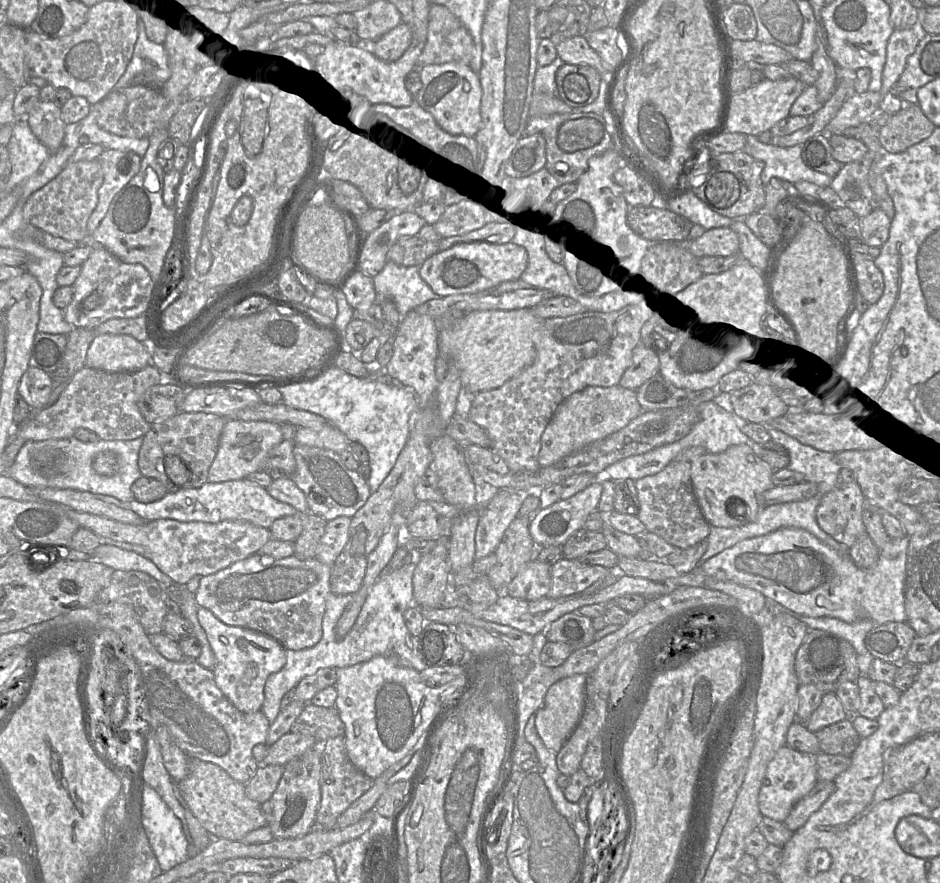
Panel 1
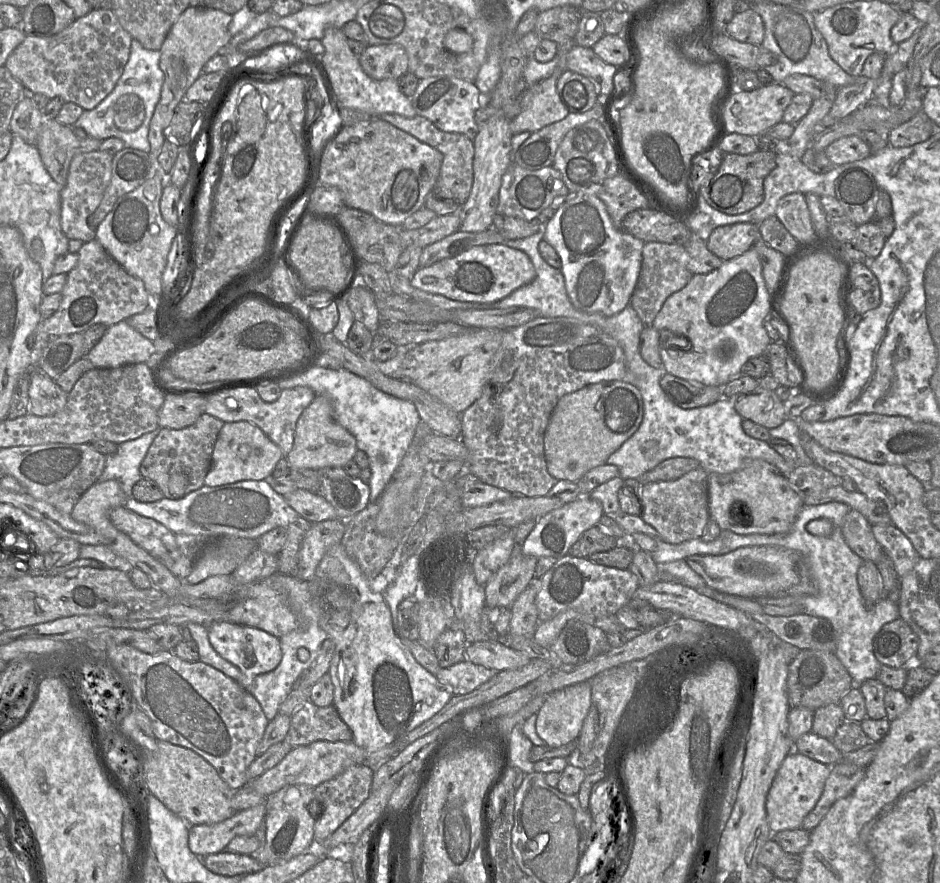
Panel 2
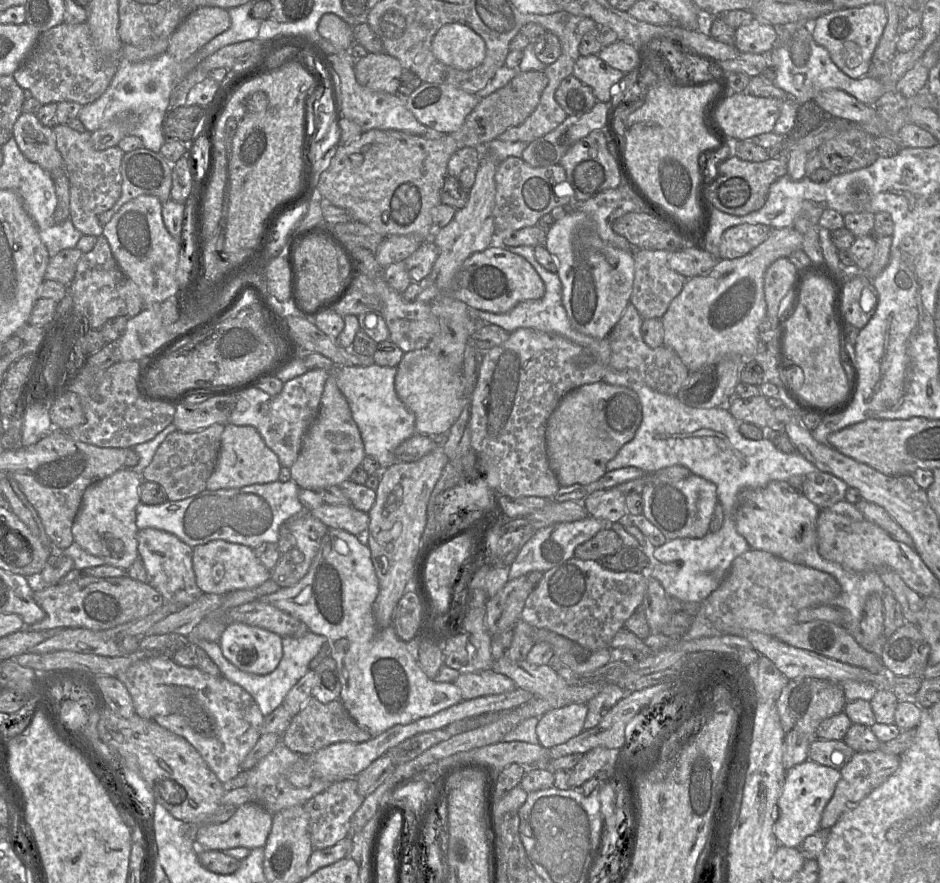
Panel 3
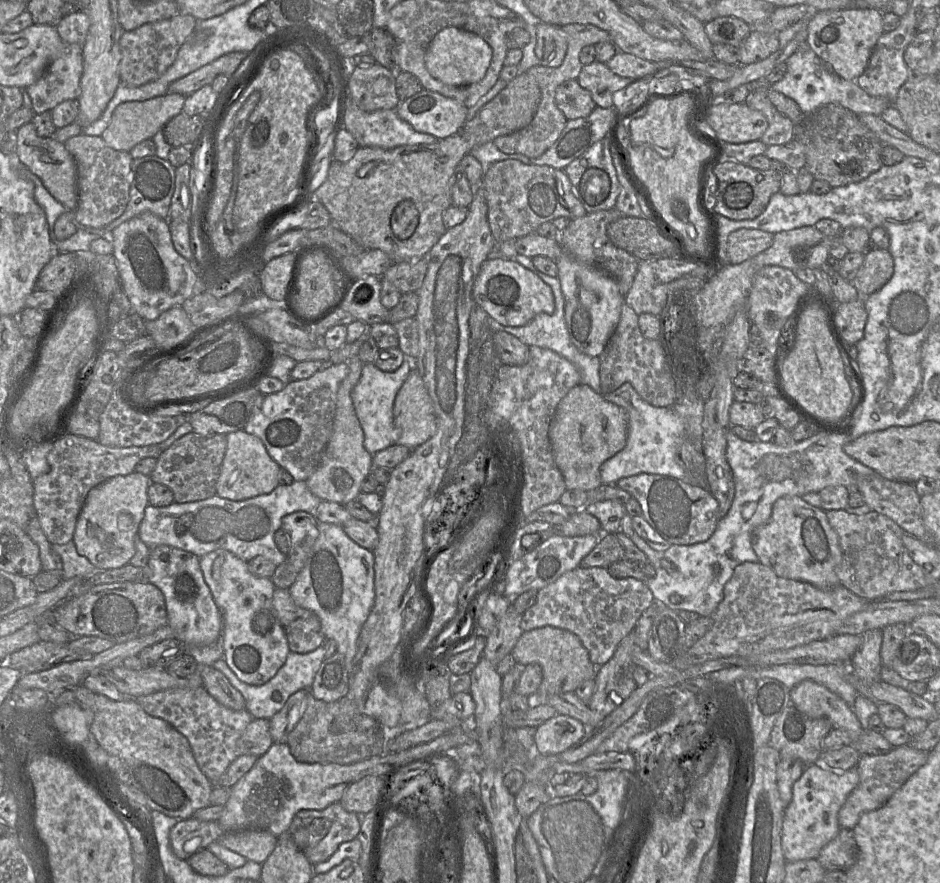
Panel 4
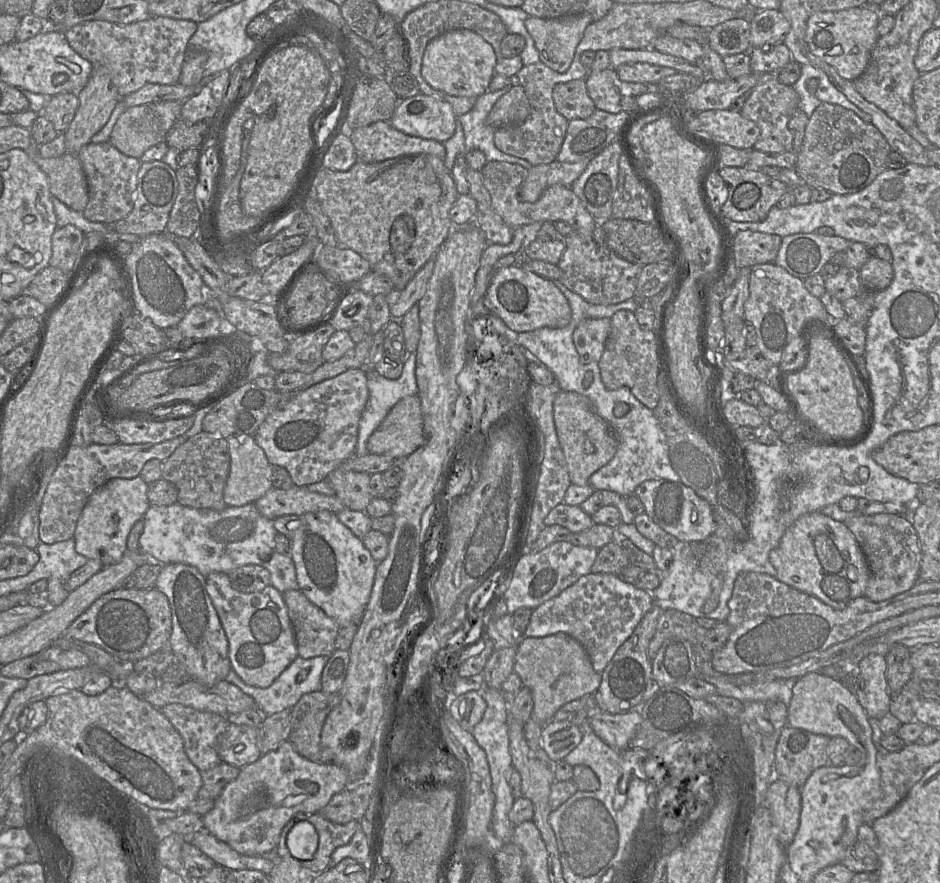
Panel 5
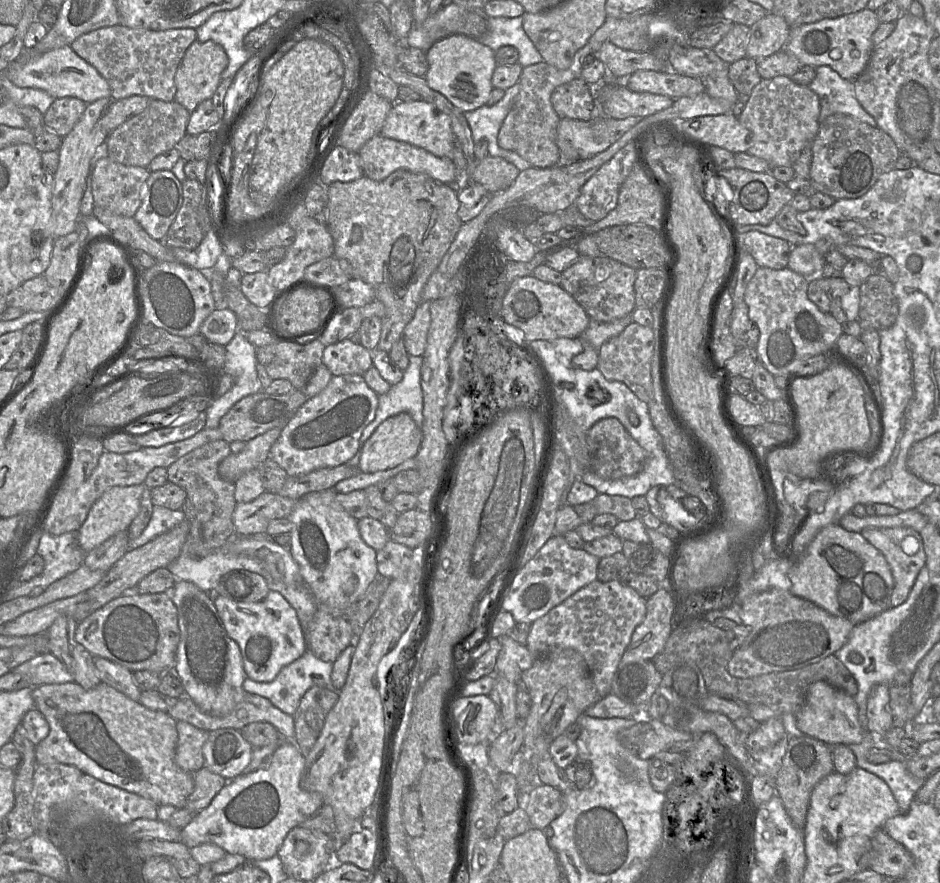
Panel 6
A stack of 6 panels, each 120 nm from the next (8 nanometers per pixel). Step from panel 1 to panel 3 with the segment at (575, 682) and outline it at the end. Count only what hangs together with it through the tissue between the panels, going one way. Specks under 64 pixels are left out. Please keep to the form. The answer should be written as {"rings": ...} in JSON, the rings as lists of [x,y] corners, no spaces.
{"rings":[[[571,703],[541,715],[536,725],[539,744],[551,748],[580,734],[587,711],[586,703]]]}

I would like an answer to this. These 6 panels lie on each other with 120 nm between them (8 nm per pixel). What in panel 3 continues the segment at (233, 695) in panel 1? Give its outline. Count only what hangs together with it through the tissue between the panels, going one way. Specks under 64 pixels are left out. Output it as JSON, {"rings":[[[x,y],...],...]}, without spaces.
{"rings":[[[240,622],[229,624],[218,644],[224,657],[234,666],[256,675],[273,672],[283,656],[280,635]]]}

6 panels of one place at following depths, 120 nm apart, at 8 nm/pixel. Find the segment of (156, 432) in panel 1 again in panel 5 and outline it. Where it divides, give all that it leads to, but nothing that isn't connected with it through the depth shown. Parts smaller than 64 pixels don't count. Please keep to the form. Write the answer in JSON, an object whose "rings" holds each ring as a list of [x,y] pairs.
{"rings":[[[201,431],[180,445],[169,458],[162,462],[162,479],[174,484],[178,490],[177,502],[196,509],[221,511],[227,507],[223,491],[229,476],[230,454],[227,439]]]}

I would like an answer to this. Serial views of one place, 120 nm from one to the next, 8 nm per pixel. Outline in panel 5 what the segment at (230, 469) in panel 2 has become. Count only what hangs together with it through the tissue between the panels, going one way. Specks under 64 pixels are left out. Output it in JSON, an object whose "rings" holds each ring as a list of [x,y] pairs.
{"rings":[[[242,434],[227,438],[230,454],[230,470],[223,498],[227,506],[240,507],[254,503],[264,496],[272,487],[271,468],[263,449],[257,444],[254,436]]]}

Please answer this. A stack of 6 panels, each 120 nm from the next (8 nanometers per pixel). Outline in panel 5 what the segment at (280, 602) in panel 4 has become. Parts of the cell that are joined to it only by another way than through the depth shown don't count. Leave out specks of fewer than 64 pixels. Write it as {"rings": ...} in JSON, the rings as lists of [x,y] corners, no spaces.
{"rings":[[[299,589],[282,593],[295,633],[298,656],[329,657],[335,651],[338,624]]]}

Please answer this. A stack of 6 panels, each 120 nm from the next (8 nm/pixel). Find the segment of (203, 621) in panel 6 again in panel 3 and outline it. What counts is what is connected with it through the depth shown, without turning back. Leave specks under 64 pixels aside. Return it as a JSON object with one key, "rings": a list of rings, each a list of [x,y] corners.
{"rings":[[[155,528],[138,530],[137,541],[139,557],[148,574],[148,583],[162,594],[165,601],[186,607],[203,594],[196,583],[191,546],[177,536]]]}

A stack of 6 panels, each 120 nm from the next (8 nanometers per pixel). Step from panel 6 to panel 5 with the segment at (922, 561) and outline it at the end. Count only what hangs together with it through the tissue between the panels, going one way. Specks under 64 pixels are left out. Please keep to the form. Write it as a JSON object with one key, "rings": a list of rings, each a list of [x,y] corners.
{"rings":[[[883,512],[853,516],[843,523],[857,540],[870,569],[865,598],[881,602],[910,590],[918,582],[922,551],[910,517]]]}

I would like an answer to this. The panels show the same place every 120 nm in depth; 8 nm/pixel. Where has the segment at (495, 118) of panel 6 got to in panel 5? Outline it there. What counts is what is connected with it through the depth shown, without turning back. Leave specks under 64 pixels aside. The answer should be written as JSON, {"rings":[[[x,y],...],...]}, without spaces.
{"rings":[[[507,85],[500,90],[494,92],[487,91],[479,96],[473,108],[469,112],[458,117],[458,121],[462,125],[464,131],[466,151],[477,149],[485,154],[487,162],[508,162],[518,164],[528,170],[533,167],[528,161],[505,154],[496,148],[494,144],[496,129],[486,122],[493,105],[500,97],[506,94],[511,87],[512,85]]]}

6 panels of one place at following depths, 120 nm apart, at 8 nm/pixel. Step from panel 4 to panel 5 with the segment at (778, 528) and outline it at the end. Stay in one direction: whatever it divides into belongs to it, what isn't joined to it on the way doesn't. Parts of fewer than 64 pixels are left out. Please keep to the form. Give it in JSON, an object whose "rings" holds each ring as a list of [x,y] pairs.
{"rings":[[[821,512],[800,516],[784,532],[779,544],[770,552],[769,560],[776,571],[776,578],[801,591],[812,595],[835,609],[844,609],[851,601],[864,597],[870,578],[867,560],[852,532],[840,521]]]}

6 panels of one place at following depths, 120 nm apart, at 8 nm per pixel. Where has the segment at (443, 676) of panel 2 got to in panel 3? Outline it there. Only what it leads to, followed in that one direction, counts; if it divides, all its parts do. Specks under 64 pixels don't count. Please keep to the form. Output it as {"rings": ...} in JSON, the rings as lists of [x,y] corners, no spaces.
{"rings":[[[492,669],[460,672],[454,684],[459,688],[463,700],[499,694],[516,687],[512,679]]]}

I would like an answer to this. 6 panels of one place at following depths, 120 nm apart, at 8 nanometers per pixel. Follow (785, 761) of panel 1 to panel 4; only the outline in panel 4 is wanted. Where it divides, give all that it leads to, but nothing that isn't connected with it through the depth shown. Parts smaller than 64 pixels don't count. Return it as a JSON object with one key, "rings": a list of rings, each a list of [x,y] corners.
{"rings":[[[815,763],[805,766],[801,777],[793,785],[792,800],[784,809],[781,845],[786,861],[793,862],[818,857],[821,849],[838,835],[841,829],[838,813],[858,783],[859,774],[856,766],[849,770],[824,769]]]}

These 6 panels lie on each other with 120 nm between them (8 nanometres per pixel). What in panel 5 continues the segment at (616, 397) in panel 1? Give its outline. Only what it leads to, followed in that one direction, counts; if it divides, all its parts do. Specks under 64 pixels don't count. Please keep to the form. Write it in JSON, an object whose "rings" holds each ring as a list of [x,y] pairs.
{"rings":[[[560,391],[553,402],[553,419],[571,484],[585,486],[590,476],[615,455],[617,440],[608,423],[594,410],[589,399],[577,392]]]}

